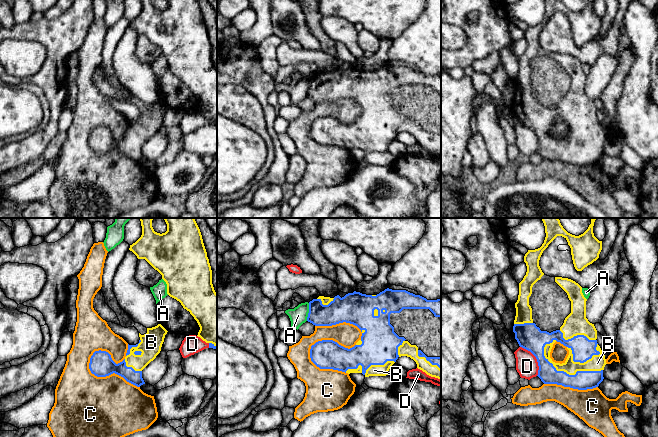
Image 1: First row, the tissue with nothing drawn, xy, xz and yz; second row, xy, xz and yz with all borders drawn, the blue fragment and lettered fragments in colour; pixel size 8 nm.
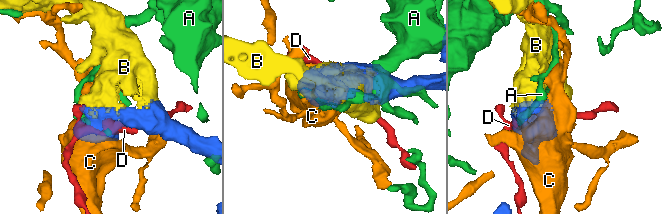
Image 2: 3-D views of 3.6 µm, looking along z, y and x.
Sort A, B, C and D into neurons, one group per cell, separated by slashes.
A / B / C / D

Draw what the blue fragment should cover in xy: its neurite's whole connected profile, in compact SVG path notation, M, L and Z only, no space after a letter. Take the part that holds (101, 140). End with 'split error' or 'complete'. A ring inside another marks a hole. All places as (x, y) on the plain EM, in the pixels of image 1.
M158 100L147 104L147 109L139 109L139 119L129 121L125 135L116 140L106 127L95 127L90 134L89 145L97 153L106 153L113 149L127 158L140 163L145 160L142 146L160 129L167 106Z; split error

